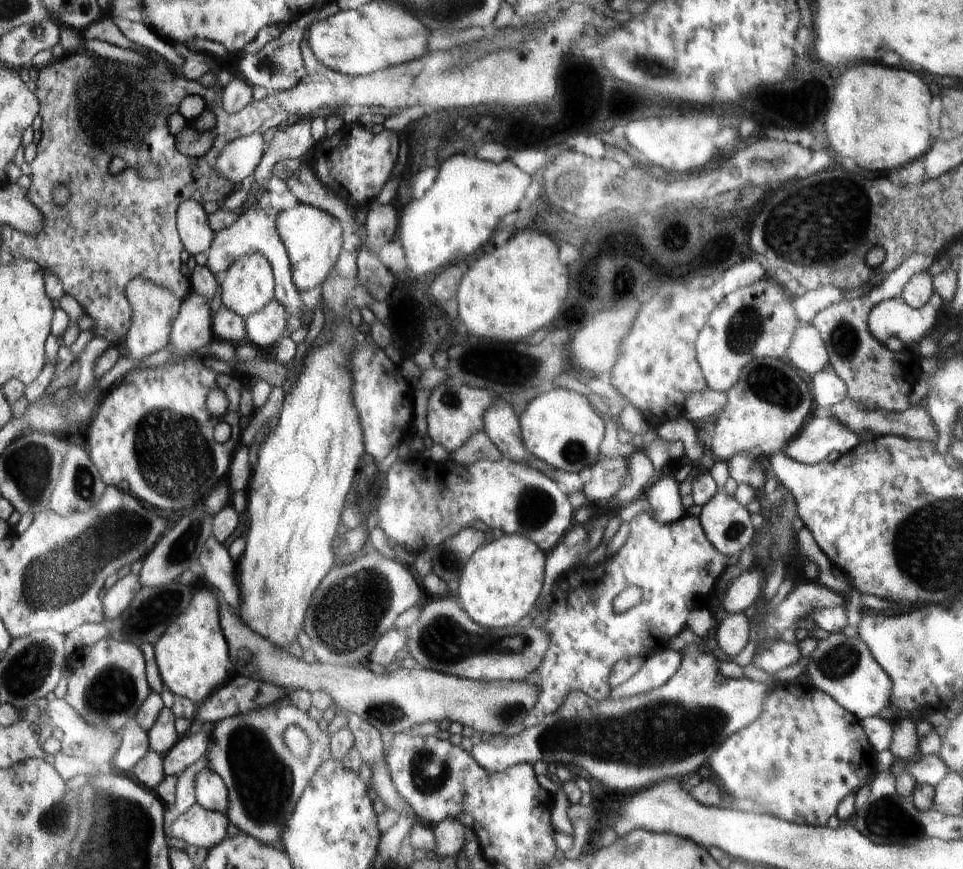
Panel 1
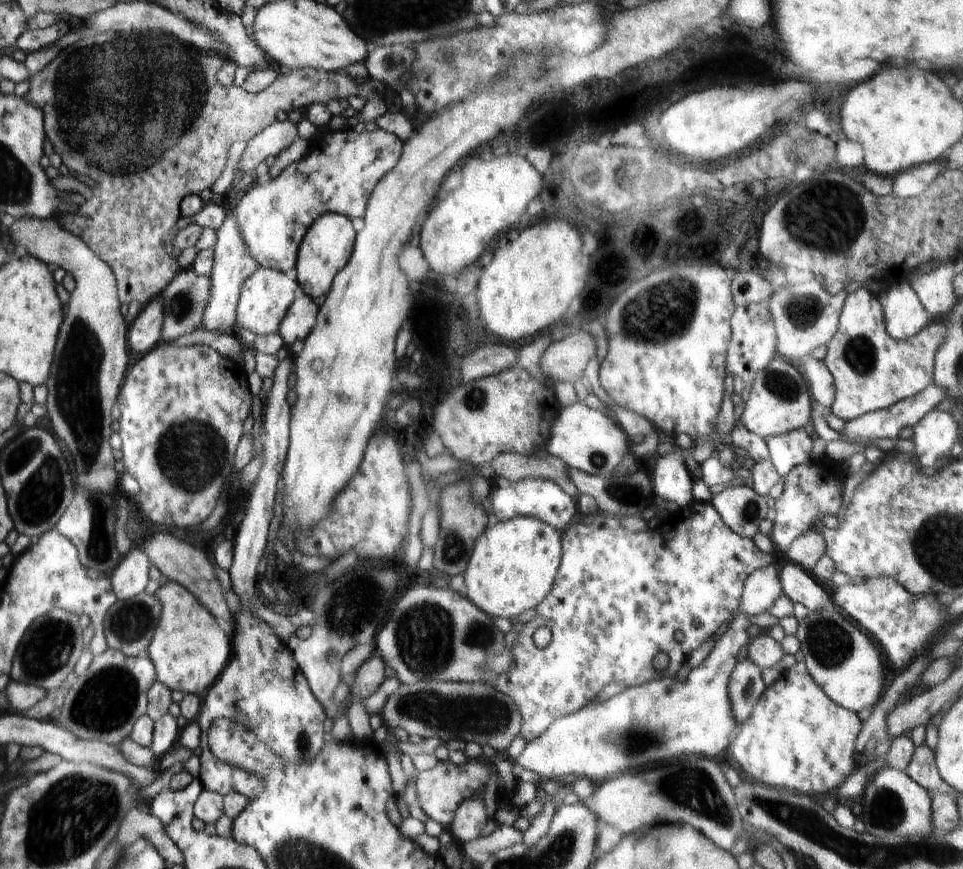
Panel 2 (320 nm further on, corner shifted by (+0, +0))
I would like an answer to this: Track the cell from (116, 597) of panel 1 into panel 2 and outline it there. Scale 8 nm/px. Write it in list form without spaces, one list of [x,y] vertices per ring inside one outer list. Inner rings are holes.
[[[134,546],[113,571],[112,580],[117,599],[130,599],[142,592],[149,581],[151,563],[141,548]]]

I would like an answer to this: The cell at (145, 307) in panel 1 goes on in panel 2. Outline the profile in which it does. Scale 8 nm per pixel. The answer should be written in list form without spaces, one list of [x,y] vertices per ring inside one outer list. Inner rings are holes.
[[[191,269],[180,272],[159,296],[162,302],[160,338],[170,342],[201,327],[209,295],[209,276],[196,276]]]

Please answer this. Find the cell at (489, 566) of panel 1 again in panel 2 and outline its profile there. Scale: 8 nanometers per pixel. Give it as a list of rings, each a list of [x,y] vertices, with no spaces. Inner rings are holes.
[[[516,516],[504,522],[499,521],[492,528],[486,528],[486,531],[476,538],[472,556],[463,574],[468,600],[476,604],[480,610],[492,614],[492,618],[506,618],[510,621],[530,608],[537,608],[552,590],[560,567],[562,557],[560,538],[561,533],[556,528],[530,516]]]

